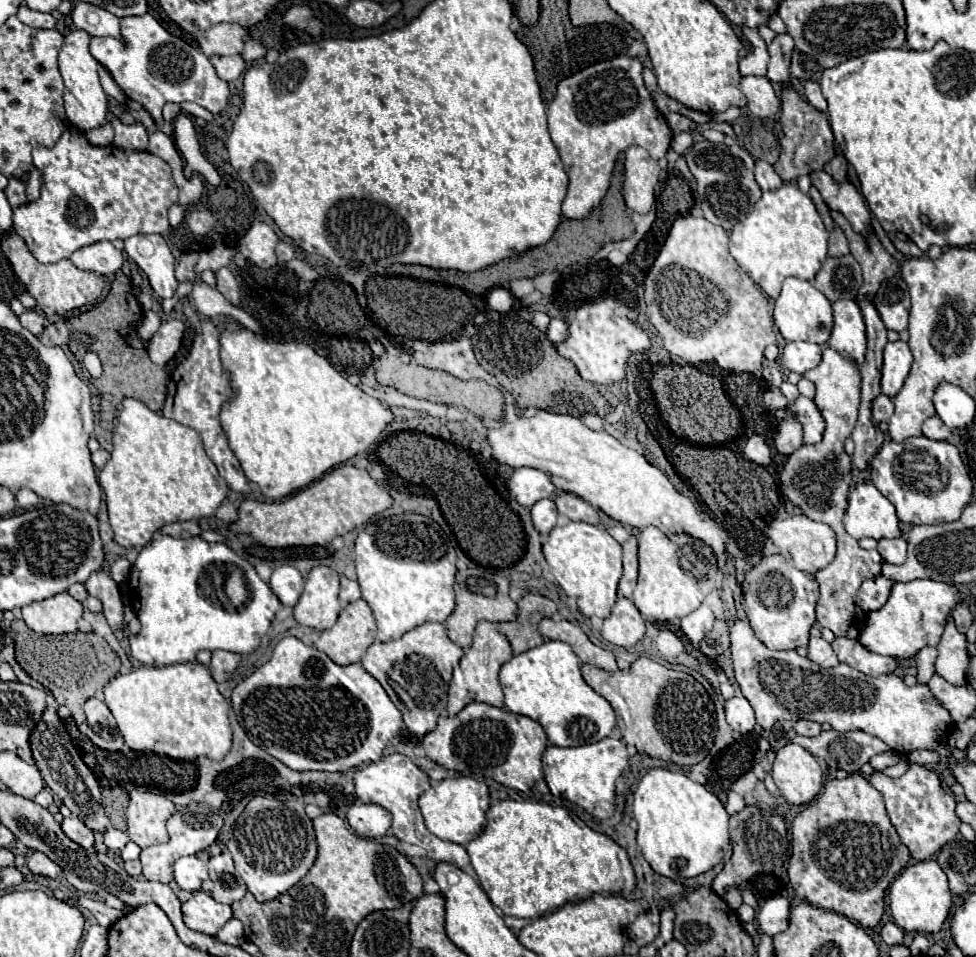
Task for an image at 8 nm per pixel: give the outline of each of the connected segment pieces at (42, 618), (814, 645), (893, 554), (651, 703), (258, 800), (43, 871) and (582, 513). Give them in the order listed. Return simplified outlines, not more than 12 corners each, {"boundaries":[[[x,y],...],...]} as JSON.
{"boundaries":[[[58,593],[22,607],[36,633],[74,633],[82,603]],[[810,637],[808,659],[826,669],[840,663],[830,643]],[[904,537],[880,539],[878,553],[884,561],[906,561]],[[648,657],[582,665],[638,753],[696,765],[716,709],[692,675]],[[254,797],[228,849],[248,891],[276,899],[318,855],[298,801]],[[44,853],[28,857],[28,869],[34,875],[56,877],[58,865]],[[560,493],[558,511],[572,521],[598,525],[598,509],[572,493]]]}

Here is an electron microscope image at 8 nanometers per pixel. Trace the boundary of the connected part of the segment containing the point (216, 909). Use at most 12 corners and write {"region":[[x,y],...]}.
{"region":[[206,891],[182,903],[184,923],[200,933],[216,931],[232,917]]}

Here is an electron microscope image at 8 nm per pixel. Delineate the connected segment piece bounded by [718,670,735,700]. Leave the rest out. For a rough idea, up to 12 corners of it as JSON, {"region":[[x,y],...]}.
{"region":[[718,670],[720,692],[725,700],[735,696],[735,689],[722,670]]}

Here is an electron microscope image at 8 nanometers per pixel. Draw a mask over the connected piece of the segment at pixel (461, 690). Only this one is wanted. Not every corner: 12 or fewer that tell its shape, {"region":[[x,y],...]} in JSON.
{"region":[[494,623],[474,643],[450,681],[448,715],[472,701],[502,709],[498,671],[512,647]]}

